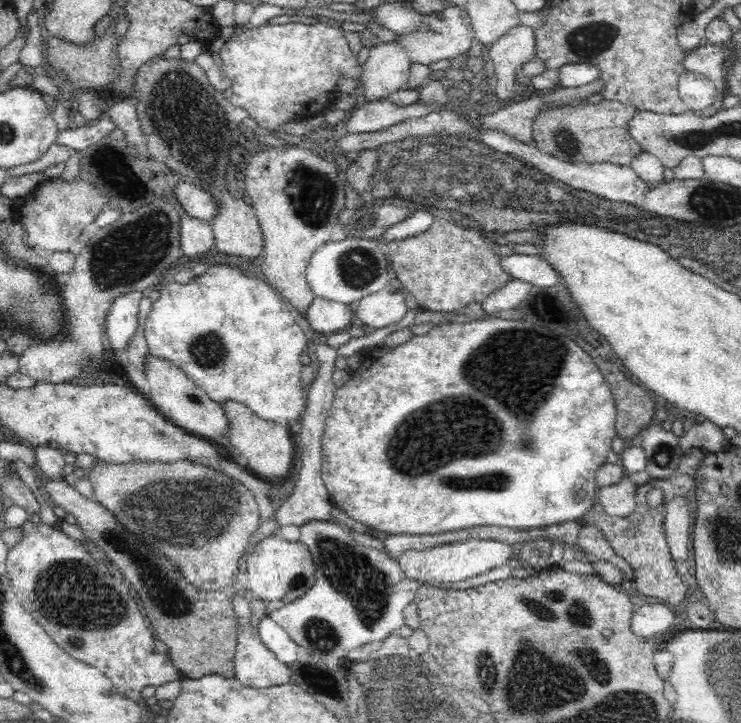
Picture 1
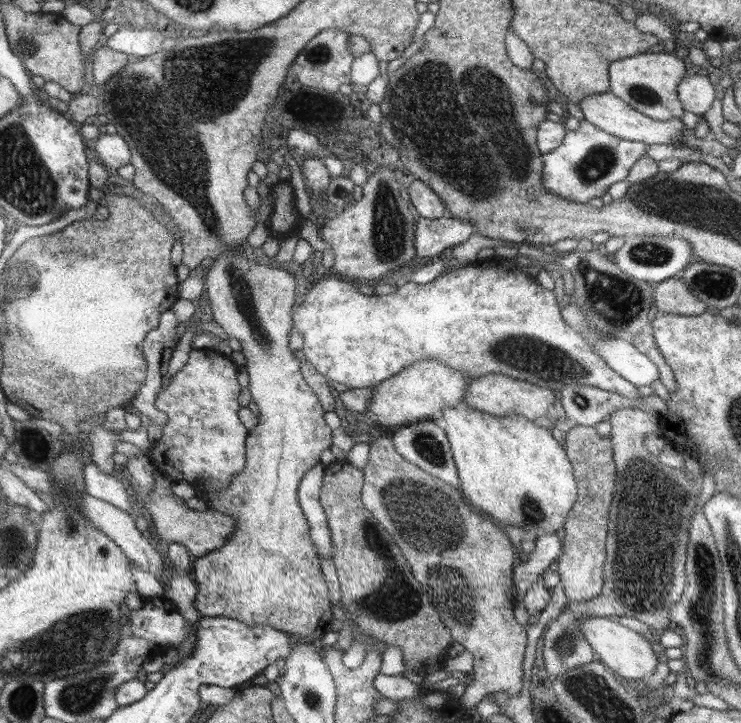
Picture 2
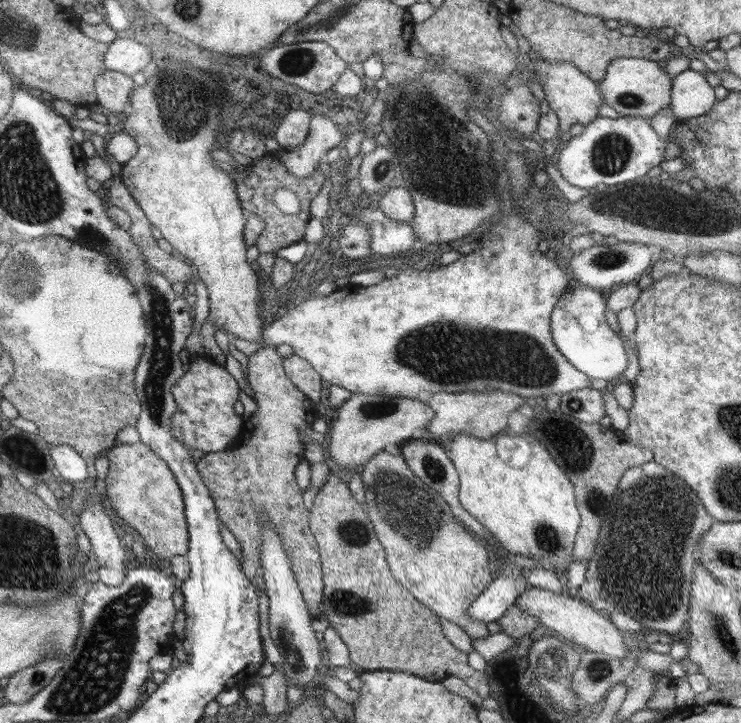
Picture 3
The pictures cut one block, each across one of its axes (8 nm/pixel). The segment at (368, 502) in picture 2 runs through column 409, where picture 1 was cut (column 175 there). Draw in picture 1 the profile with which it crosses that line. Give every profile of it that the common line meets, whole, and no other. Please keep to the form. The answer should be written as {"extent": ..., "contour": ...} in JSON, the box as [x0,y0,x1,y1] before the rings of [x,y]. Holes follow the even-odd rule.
{"extent":[87,460,259,592],"contour":[[[193,460],[172,462],[171,464],[165,464],[163,462],[130,462],[127,464],[116,465],[106,464],[102,462],[95,462],[93,466],[88,469],[87,475],[90,483],[92,483],[92,499],[102,505],[108,512],[112,513],[116,517],[118,524],[122,525],[122,528],[129,530],[130,534],[134,534],[134,537],[141,538],[141,542],[146,542],[146,546],[150,546],[152,552],[164,556],[166,560],[174,560],[174,564],[178,564],[177,572],[184,577],[189,584],[196,586],[198,589],[202,589],[205,592],[218,592],[226,591],[228,586],[232,584],[236,576],[236,566],[238,566],[238,558],[242,551],[248,546],[248,542],[256,529],[259,527],[259,513],[256,508],[256,500],[254,495],[248,492],[244,486],[240,486],[238,482],[226,478],[226,476],[220,476],[222,473],[218,473],[217,470],[210,470],[203,464],[195,464]]]}

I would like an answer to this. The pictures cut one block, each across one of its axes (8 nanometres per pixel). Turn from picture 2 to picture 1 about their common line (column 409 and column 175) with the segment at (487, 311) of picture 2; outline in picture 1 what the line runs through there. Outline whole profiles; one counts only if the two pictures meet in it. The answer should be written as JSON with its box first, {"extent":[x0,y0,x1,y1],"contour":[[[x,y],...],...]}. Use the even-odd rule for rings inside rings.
{"extent":[144,266,306,421],"contour":[[[214,266],[214,268],[208,268],[206,272],[199,272],[197,277],[190,282],[182,284],[174,279],[166,278],[157,288],[159,296],[152,302],[150,312],[144,322],[144,334],[148,341],[150,354],[155,358],[166,359],[168,362],[174,363],[174,366],[180,368],[214,402],[238,401],[264,420],[286,418],[286,420],[292,421],[292,418],[300,418],[303,415],[304,389],[300,388],[300,372],[302,372],[303,364],[298,358],[300,354],[303,354],[302,349],[306,347],[306,337],[300,329],[300,325],[296,323],[296,315],[288,307],[288,304],[285,304],[285,301],[278,296],[277,291],[262,277],[254,280],[254,278],[248,278],[248,276],[240,275],[237,272],[229,273],[226,268]]]}

